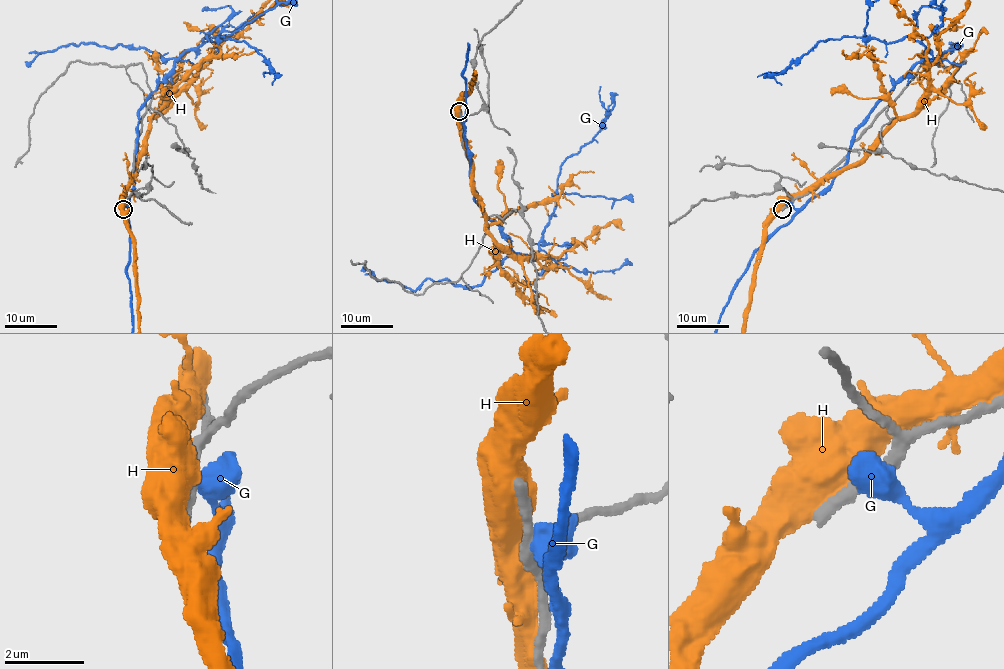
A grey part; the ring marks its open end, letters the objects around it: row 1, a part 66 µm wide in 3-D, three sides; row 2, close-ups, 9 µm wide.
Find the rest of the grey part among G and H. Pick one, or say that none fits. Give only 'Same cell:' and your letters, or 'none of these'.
Same cell: none of these

